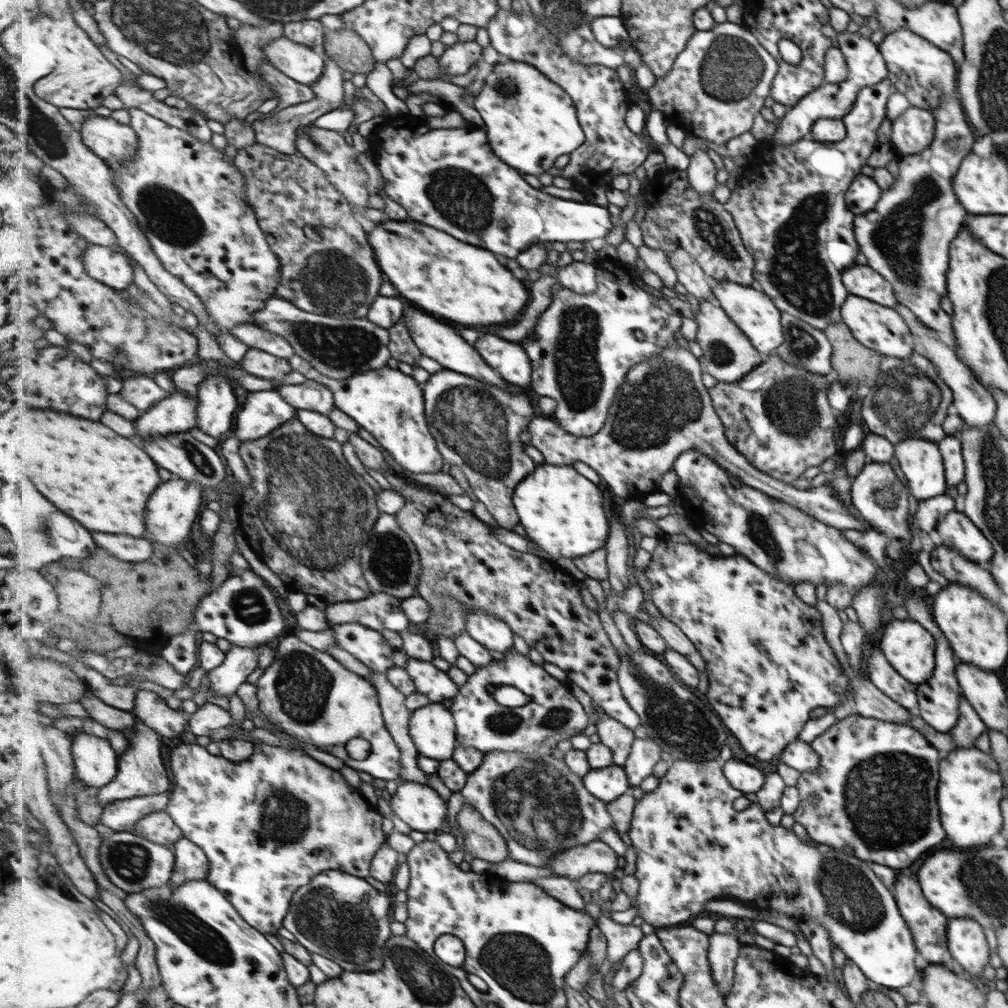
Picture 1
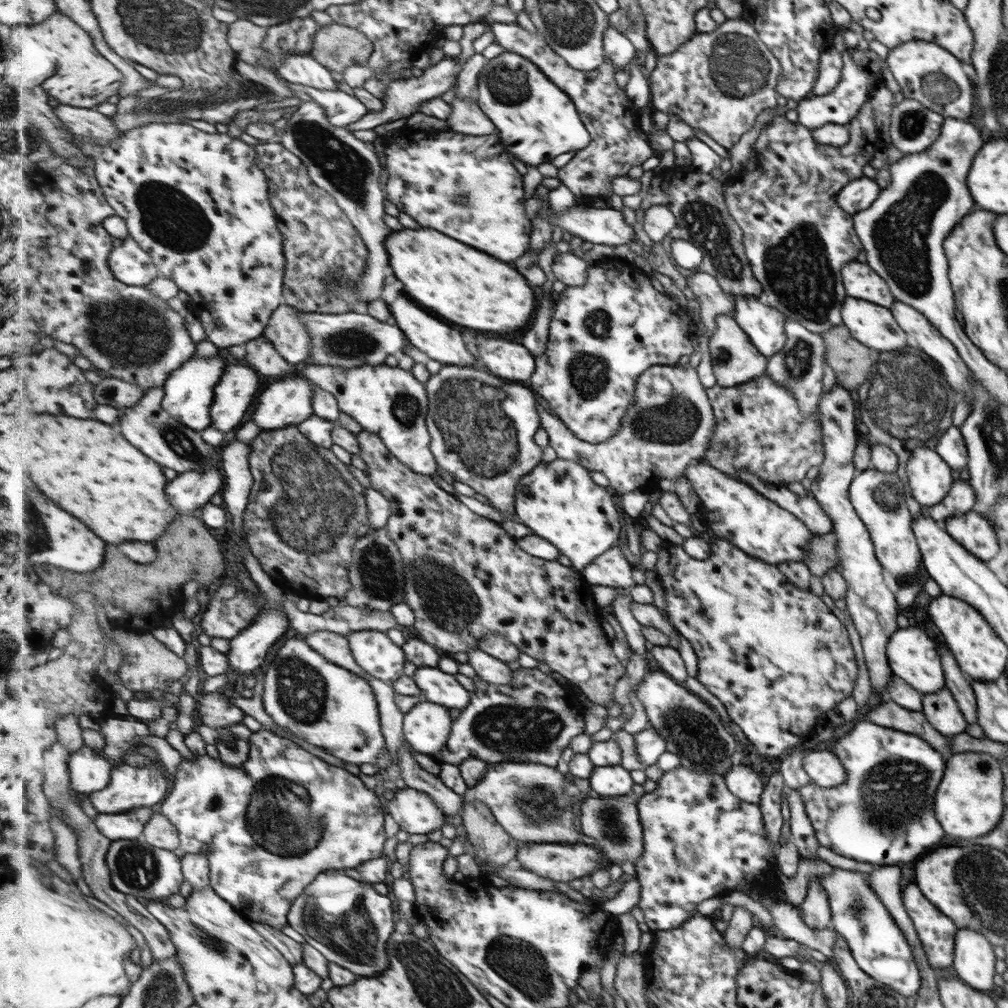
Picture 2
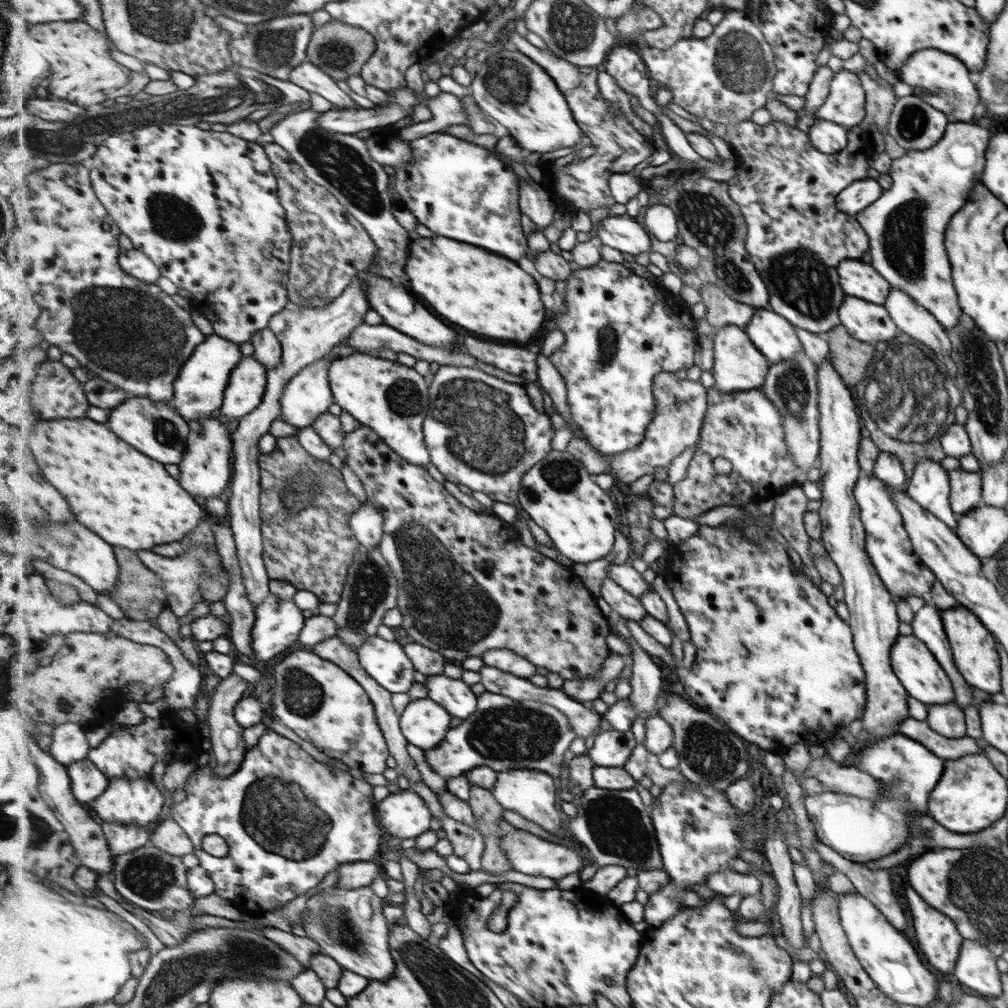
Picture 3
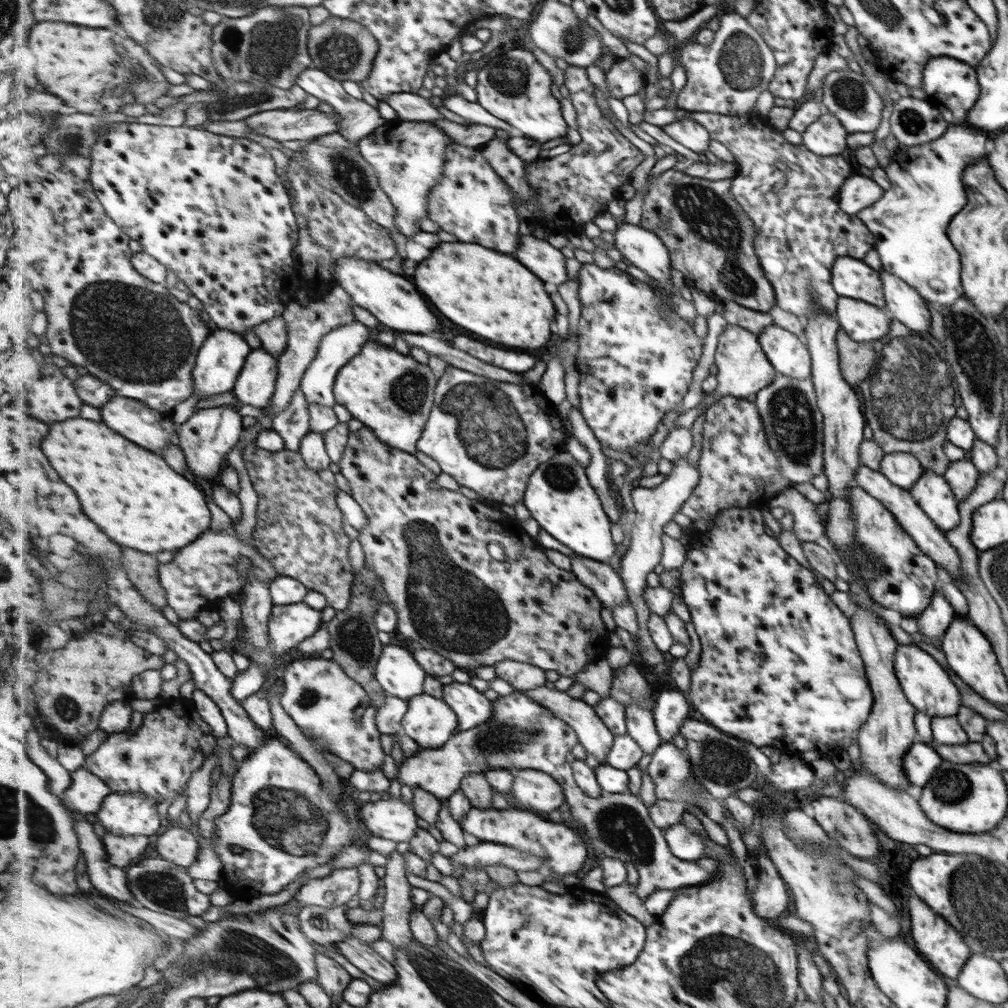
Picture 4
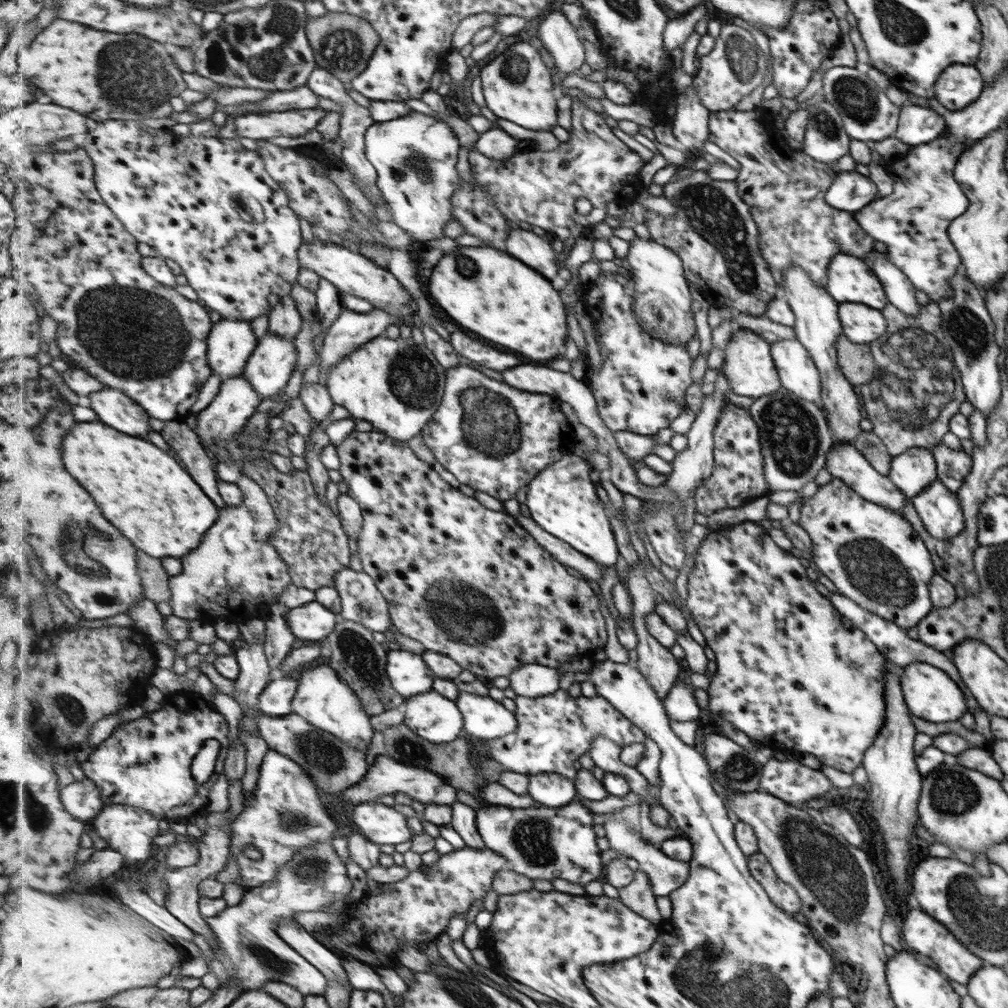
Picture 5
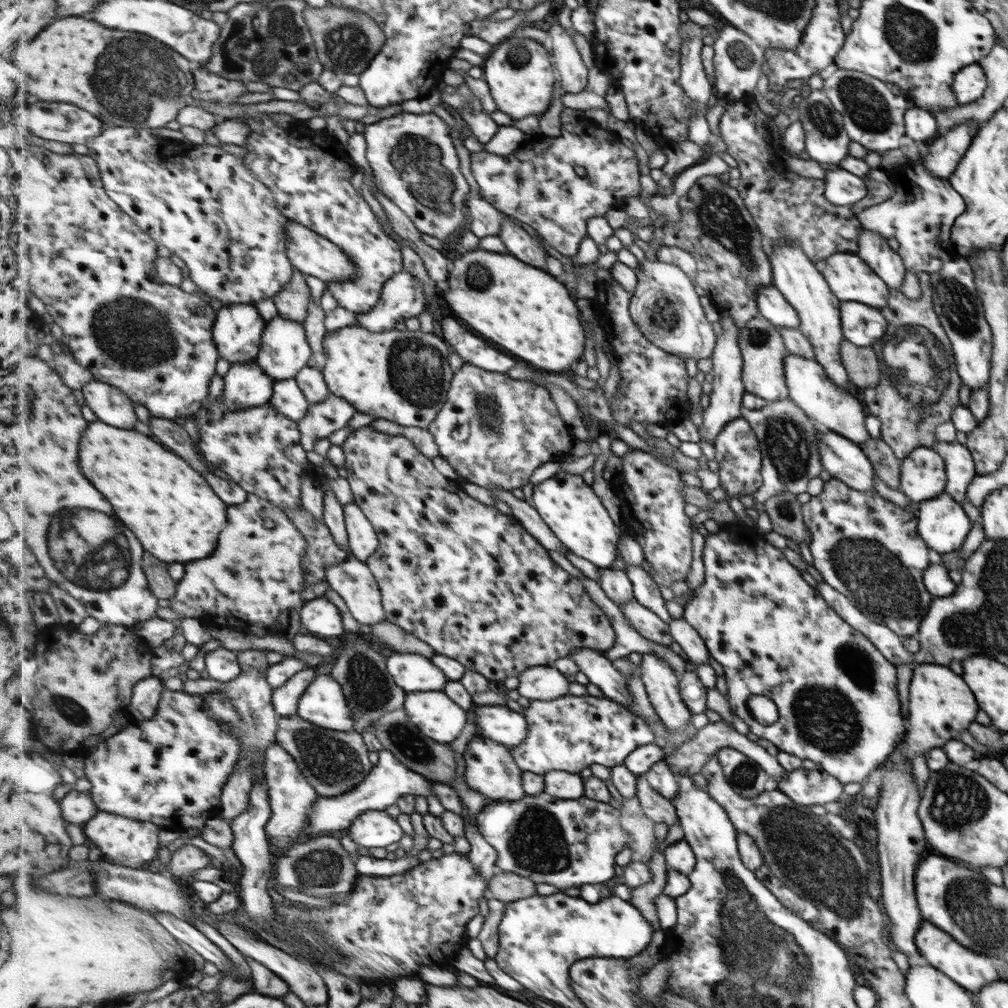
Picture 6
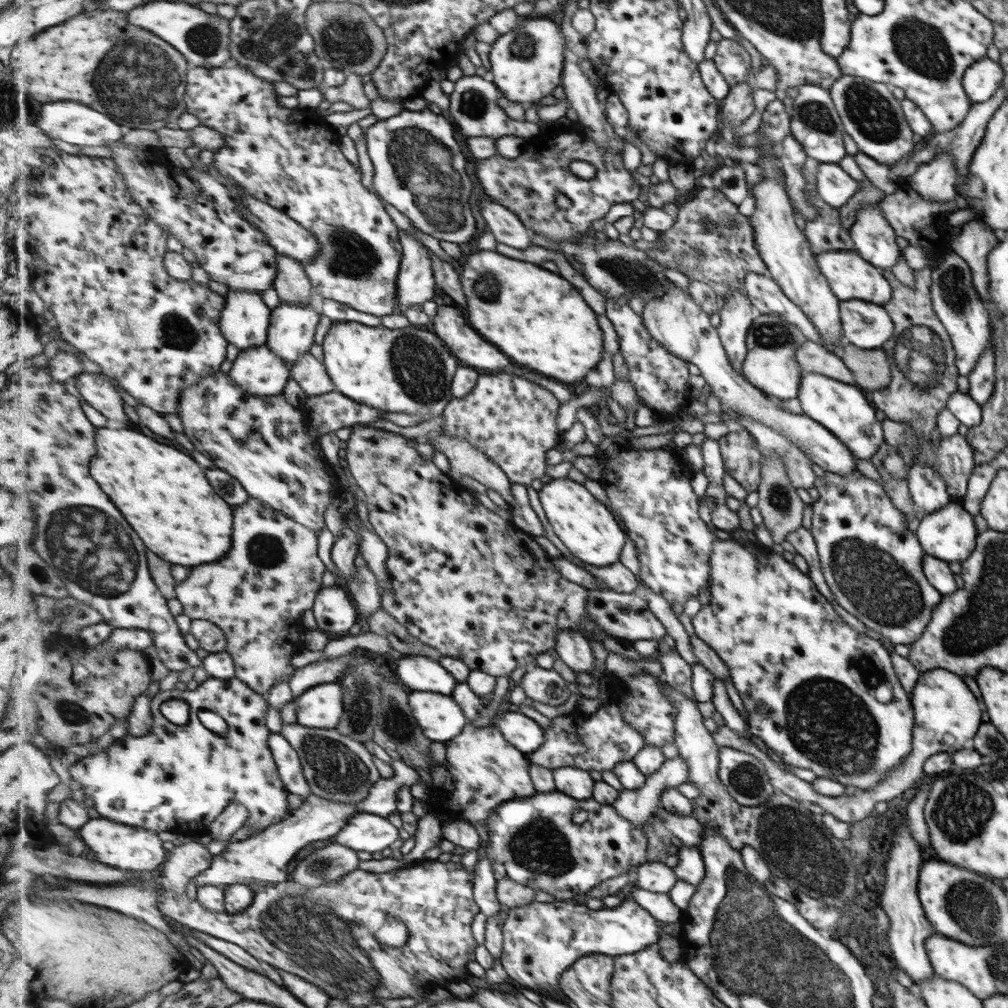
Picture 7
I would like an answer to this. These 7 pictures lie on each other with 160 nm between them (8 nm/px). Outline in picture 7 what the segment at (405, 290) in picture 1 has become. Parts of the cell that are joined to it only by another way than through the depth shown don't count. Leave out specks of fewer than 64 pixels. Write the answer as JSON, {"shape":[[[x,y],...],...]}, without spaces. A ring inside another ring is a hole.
{"shape":[[[483,250],[470,254],[464,259],[463,290],[467,294],[469,306],[471,306],[471,324],[493,344],[503,348],[503,352],[523,364],[531,370],[537,370],[549,378],[555,378],[562,384],[571,384],[588,380],[587,374],[597,368],[597,364],[603,360],[605,344],[603,344],[603,330],[597,322],[597,314],[589,304],[583,300],[583,296],[575,289],[575,286],[553,274],[549,270],[539,268],[525,261],[509,258],[497,251]]]}

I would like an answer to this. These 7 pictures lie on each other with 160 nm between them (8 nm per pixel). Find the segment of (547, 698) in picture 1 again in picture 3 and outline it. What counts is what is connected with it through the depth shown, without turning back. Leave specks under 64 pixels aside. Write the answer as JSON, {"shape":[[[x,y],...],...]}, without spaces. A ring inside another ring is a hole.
{"shape":[[[487,690],[478,698],[477,712],[453,727],[439,747],[426,751],[426,761],[433,770],[447,782],[483,765],[493,767],[497,772],[513,768],[541,769],[557,780],[561,778],[565,752],[578,737],[565,714],[549,703],[512,702]]]}

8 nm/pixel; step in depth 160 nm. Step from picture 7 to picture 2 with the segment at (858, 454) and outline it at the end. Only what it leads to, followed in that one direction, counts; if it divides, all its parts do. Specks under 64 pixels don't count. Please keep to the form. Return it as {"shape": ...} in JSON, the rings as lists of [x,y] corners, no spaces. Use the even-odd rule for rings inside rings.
{"shape":[[[733,296],[732,317],[755,347],[766,357],[775,355],[785,344],[784,313],[757,300],[755,296]]]}

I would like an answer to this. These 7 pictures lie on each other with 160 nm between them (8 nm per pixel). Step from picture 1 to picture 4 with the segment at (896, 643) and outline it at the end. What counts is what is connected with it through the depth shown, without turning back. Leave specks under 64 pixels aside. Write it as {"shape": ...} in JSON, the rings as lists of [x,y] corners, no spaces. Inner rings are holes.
{"shape":[[[921,644],[901,645],[896,648],[895,673],[900,679],[901,688],[909,704],[917,709],[917,712],[927,716],[954,716],[961,706],[960,689],[929,652],[929,649]]]}

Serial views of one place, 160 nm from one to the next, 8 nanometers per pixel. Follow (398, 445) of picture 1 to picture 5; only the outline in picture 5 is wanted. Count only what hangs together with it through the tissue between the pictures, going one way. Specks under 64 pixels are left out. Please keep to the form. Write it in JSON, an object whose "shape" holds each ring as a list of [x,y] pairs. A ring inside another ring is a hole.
{"shape":[[[383,335],[356,348],[351,355],[344,356],[344,359],[329,371],[326,387],[336,404],[347,408],[353,417],[359,421],[373,423],[375,430],[392,439],[406,441],[423,432],[441,406],[446,391],[447,372],[439,359],[435,358],[435,354],[423,344],[417,344],[413,337],[393,339]]]}

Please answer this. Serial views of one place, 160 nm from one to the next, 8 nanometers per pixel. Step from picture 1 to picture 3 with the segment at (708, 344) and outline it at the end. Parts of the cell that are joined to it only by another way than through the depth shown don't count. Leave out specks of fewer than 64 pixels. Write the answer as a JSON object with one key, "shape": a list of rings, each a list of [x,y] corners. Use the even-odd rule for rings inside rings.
{"shape":[[[726,324],[716,331],[712,340],[712,359],[714,383],[710,388],[719,392],[759,389],[768,375],[767,358],[749,340],[748,333],[734,324]]]}

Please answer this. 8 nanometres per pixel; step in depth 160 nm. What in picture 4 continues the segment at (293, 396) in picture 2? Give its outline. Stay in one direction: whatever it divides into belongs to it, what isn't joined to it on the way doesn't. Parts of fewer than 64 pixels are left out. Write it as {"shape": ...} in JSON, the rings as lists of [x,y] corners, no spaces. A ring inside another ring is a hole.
{"shape":[[[361,321],[341,325],[323,337],[319,352],[307,372],[305,372],[300,386],[309,404],[322,404],[330,407],[337,404],[334,387],[337,378],[340,376],[339,372],[348,362],[353,360],[354,356],[357,356],[362,351],[362,347],[368,342],[369,338],[371,338],[371,327]]]}

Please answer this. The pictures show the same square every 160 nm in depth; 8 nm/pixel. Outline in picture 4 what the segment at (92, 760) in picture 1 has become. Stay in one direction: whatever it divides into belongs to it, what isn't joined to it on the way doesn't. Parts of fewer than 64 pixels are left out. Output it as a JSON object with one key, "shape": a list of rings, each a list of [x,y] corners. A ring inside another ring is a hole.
{"shape":[[[82,767],[72,772],[72,783],[65,791],[64,802],[81,814],[96,814],[111,793],[104,779]]]}

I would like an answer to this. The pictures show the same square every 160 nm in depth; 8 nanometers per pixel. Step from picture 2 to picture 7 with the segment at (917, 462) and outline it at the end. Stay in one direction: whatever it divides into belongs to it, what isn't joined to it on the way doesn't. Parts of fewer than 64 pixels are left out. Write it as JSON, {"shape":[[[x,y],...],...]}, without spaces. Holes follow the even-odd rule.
{"shape":[[[947,503],[943,508],[931,514],[919,515],[916,529],[916,538],[925,554],[947,564],[961,562],[975,550],[976,532],[973,525],[973,516],[963,507],[955,503]]]}

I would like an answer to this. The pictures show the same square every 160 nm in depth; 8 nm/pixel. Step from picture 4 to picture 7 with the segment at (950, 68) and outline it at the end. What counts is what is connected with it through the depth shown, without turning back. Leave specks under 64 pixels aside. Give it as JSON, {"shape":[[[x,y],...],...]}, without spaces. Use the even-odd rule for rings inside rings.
{"shape":[[[985,56],[964,71],[964,92],[973,103],[990,100],[999,88],[1001,78],[1004,78],[1004,69],[998,62]]]}

